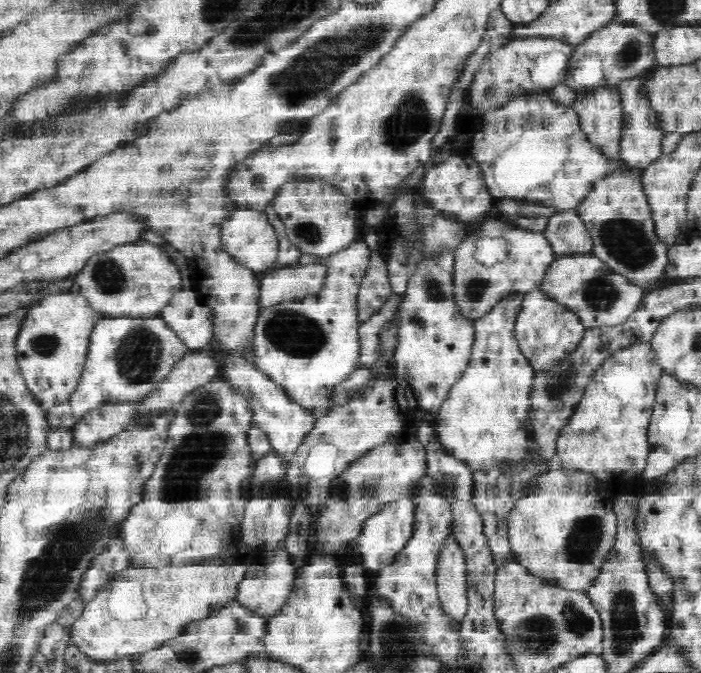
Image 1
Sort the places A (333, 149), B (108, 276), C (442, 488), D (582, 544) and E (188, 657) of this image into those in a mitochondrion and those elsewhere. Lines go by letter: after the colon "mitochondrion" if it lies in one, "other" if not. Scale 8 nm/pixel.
A: other
B: mitochondrion
C: other
D: mitochondrion
E: mitochondrion

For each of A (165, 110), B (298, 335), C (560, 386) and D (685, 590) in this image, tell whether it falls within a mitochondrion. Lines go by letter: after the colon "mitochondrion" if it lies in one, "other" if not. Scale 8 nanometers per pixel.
A: other
B: mitochondrion
C: mitochondrion
D: mitochondrion

